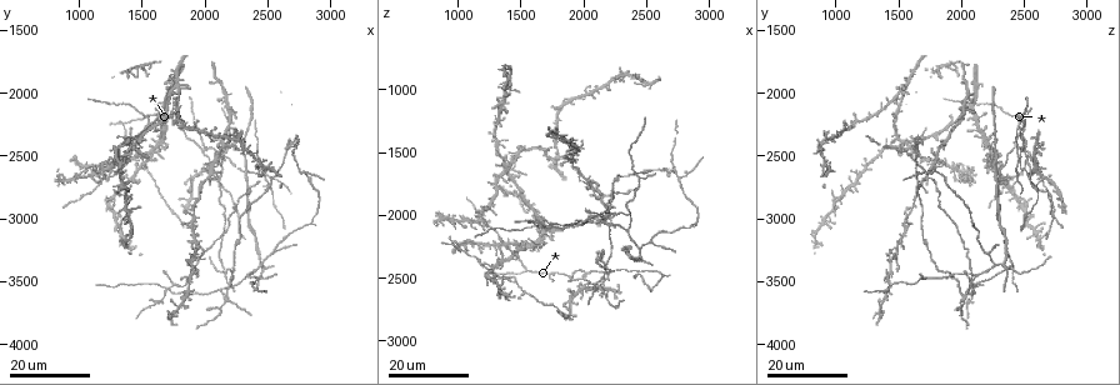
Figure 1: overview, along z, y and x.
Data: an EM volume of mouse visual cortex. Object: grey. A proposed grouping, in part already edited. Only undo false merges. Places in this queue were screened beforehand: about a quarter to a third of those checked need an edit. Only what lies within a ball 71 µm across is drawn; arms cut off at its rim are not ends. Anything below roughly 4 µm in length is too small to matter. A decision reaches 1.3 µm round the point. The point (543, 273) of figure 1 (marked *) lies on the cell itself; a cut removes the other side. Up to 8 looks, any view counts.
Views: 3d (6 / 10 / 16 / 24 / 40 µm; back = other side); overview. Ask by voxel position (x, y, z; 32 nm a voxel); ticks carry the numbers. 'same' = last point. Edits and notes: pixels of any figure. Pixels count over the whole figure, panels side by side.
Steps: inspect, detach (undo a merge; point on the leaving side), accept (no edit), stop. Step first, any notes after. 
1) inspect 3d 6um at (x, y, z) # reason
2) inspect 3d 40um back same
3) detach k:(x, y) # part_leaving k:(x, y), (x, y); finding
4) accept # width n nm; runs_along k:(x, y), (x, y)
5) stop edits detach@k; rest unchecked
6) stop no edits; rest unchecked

inspect 3d 24um at (2540, 3280, 2200) # three arms meet

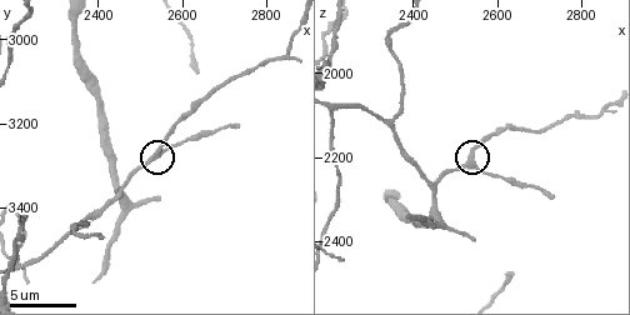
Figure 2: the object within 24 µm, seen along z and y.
inspect 3d 6um at (2545, 3280, 2205)

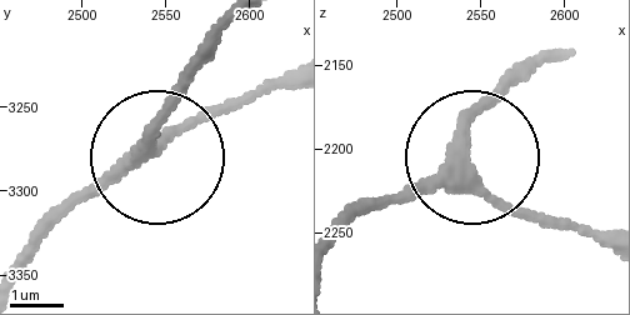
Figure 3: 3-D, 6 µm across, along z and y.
inspect 3d 6um back at (2540, 3276, 2200) # from behind

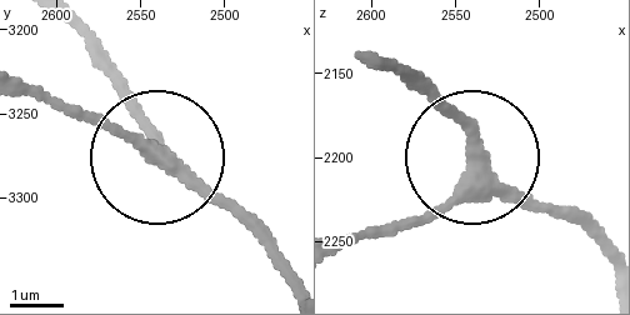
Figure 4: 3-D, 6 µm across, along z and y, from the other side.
accept # arms 3; all the same cell

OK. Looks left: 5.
inspect 3d 16um at (2450, 3365, 2275) # branch point

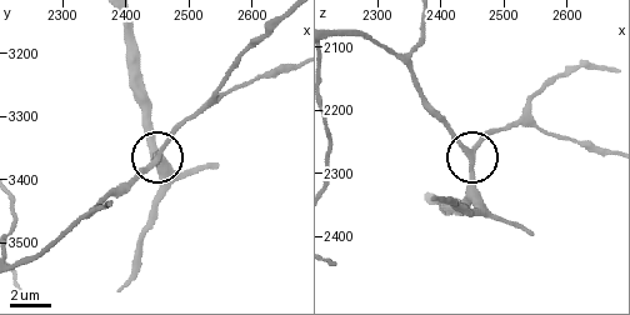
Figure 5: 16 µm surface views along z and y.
accept # width 250 nm; runs_along 5:(338, 34), (378, 39), (468, 150), (511, 121); one cell here

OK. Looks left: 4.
inspect 3d 16um at (2355, 3450, 2115) # branch point

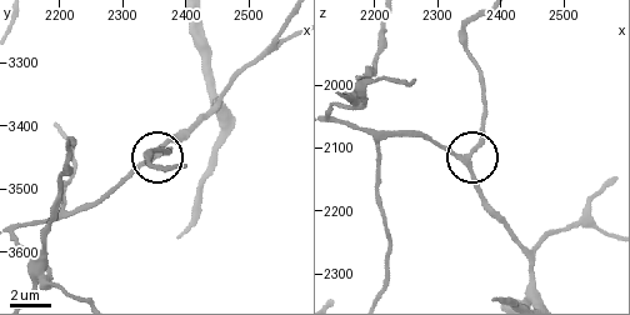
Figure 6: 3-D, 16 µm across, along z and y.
accept # runs_along 6:(379, 291), (379, 145), (428, 135), (468, 155), (483, 111); all the same cell

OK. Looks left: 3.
inspect 3d 24um at (1740, 3560, 2080) # four or more arms meet

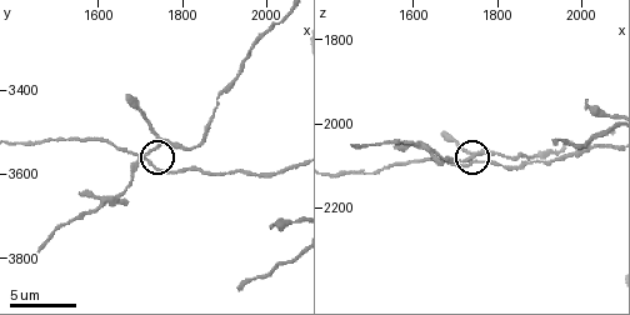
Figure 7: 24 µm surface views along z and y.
inspect 3d 10um at (1720, 3545, 2090)

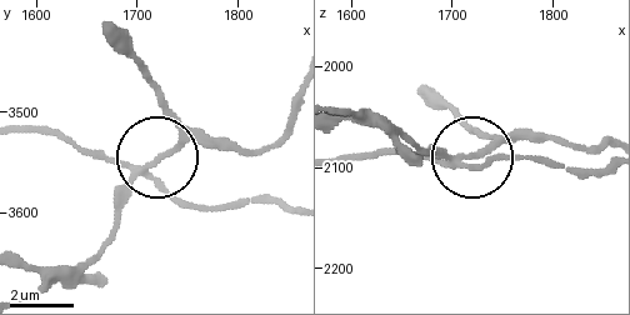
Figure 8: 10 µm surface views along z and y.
detach 8:(115, 210) # part_leaving 8:(140, 168), (194, 144), (266, 149), (285, 128), (293, 95); two cells meet here

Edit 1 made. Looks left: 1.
stop edits detach@8; rest unchecked

